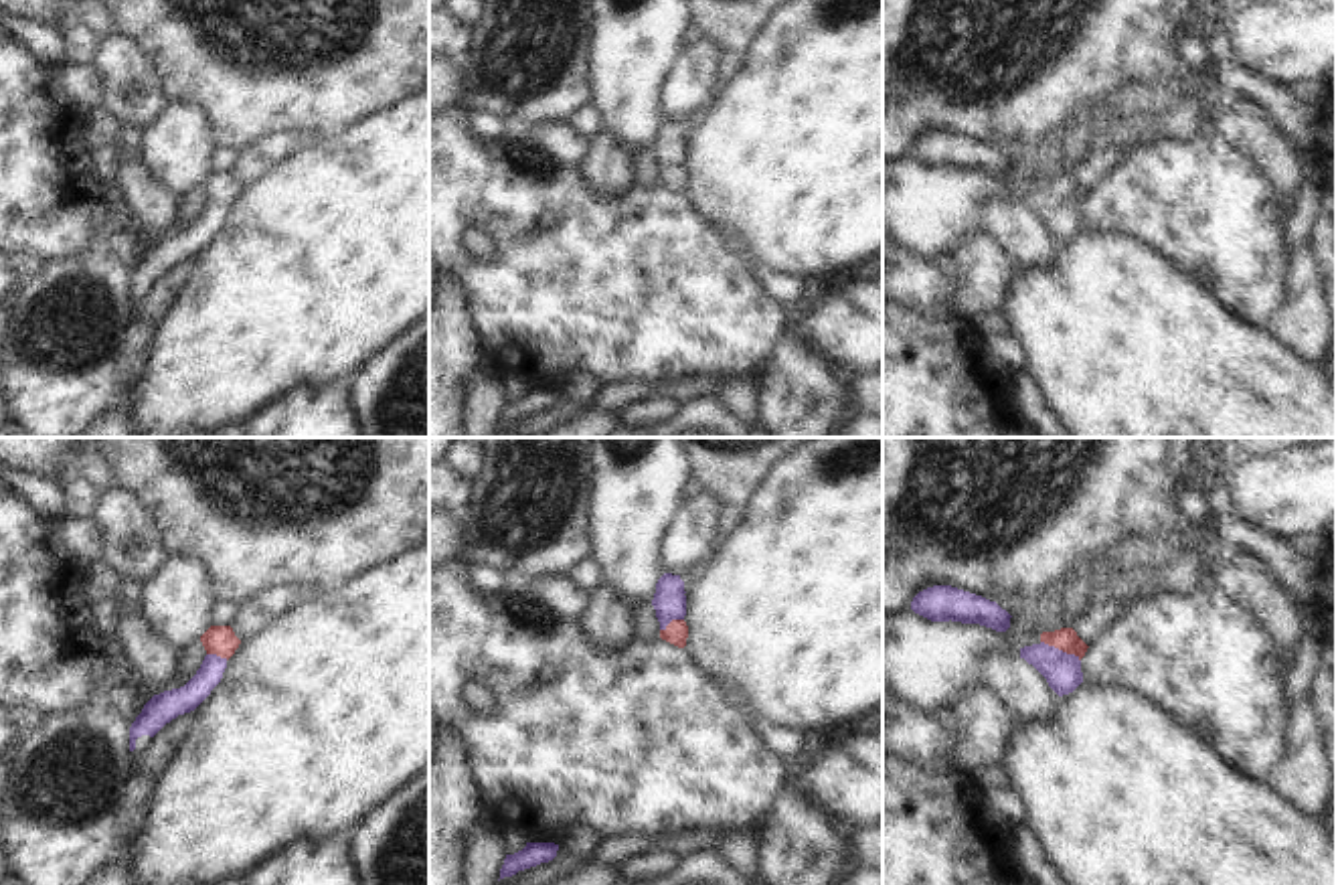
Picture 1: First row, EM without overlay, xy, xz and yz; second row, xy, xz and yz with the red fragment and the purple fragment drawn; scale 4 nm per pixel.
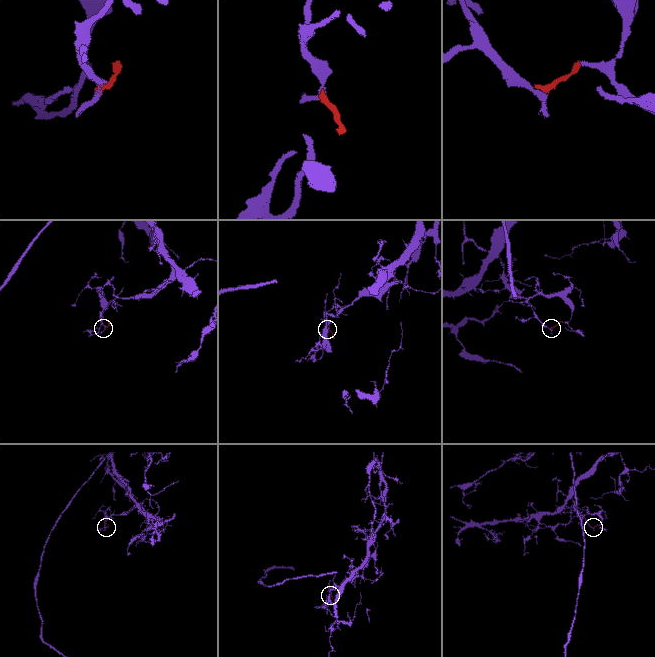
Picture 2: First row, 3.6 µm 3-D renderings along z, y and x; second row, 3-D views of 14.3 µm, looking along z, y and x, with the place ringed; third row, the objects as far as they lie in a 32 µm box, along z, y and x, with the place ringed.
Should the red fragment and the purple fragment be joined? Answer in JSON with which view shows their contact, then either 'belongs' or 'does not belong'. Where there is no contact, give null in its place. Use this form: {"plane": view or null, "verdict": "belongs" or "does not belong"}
{"plane": "yz", "verdict": "belongs"}

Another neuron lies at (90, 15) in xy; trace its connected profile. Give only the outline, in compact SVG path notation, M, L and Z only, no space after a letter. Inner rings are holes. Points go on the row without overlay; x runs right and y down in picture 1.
M79 0L73 18L99 43L111 34L115 28L109 14L97 0Z

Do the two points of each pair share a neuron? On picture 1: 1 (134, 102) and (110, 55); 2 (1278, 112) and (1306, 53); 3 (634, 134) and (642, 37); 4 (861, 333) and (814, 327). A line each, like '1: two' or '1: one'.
1: one
2: two
3: one
4: one

